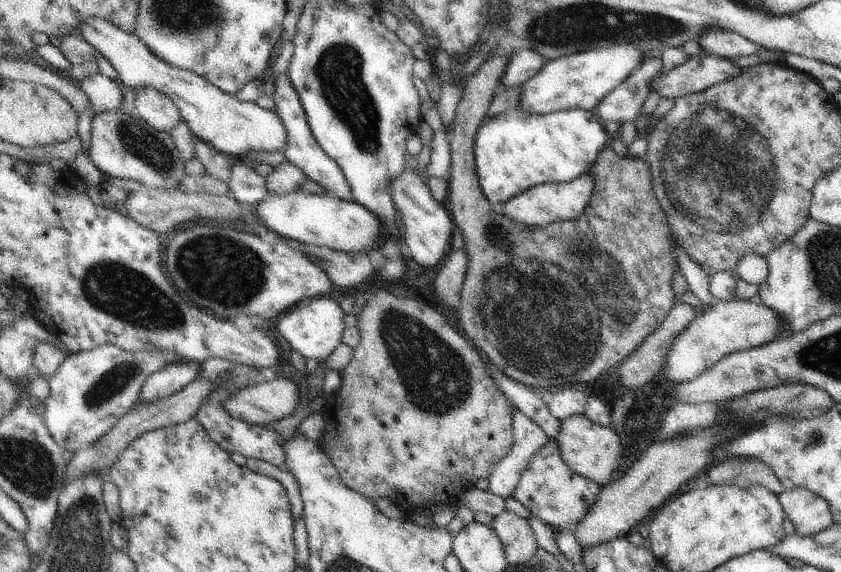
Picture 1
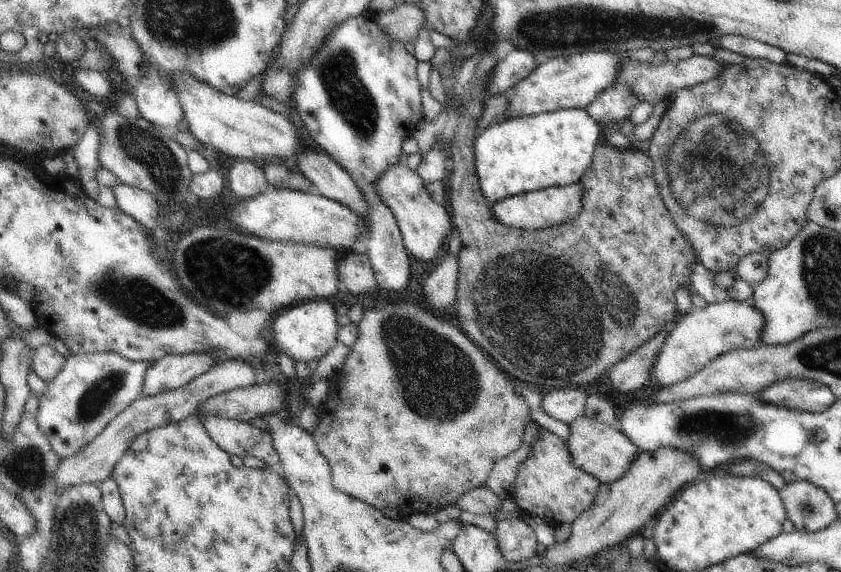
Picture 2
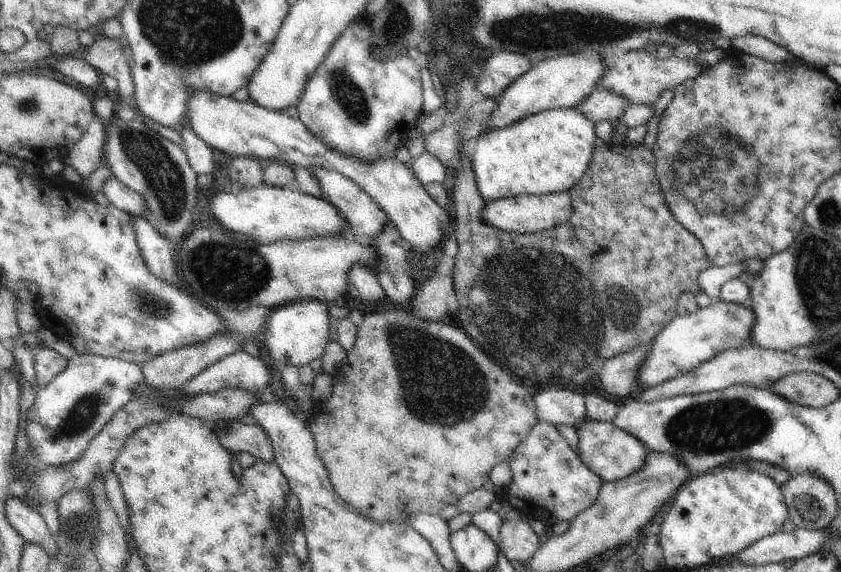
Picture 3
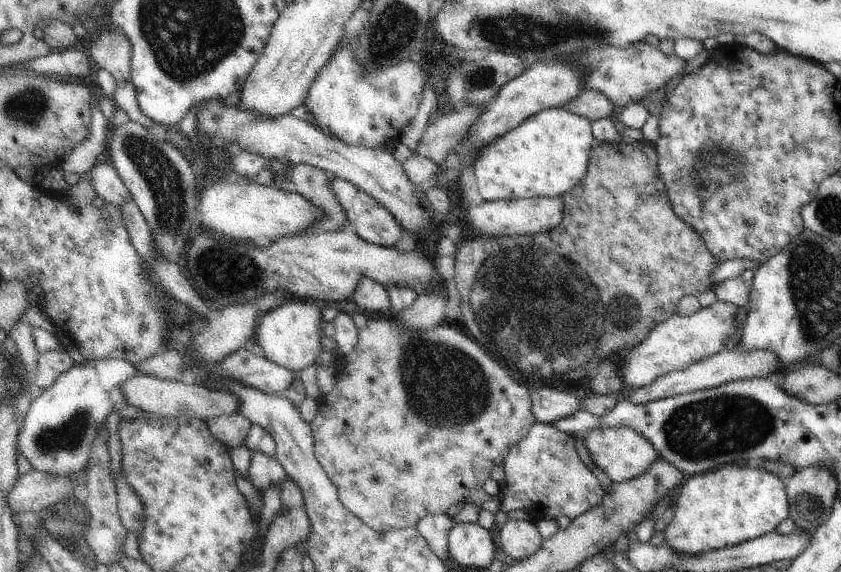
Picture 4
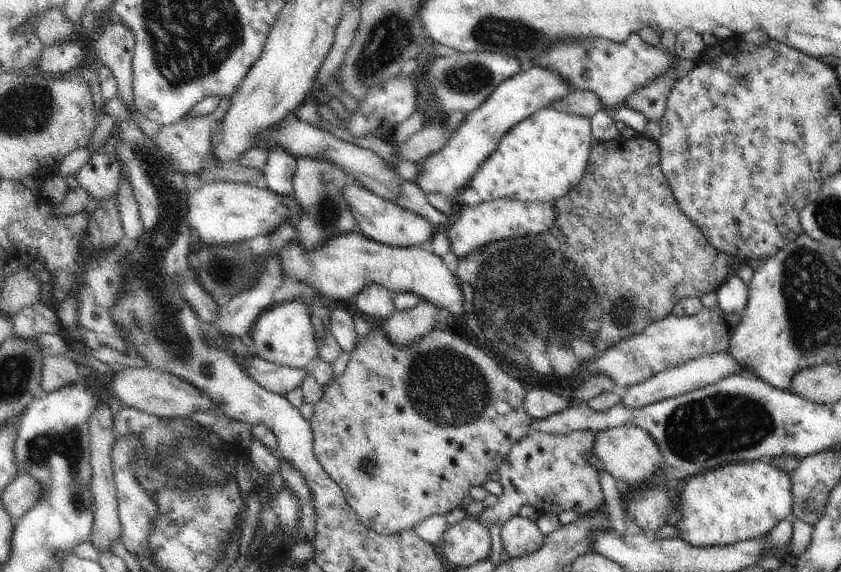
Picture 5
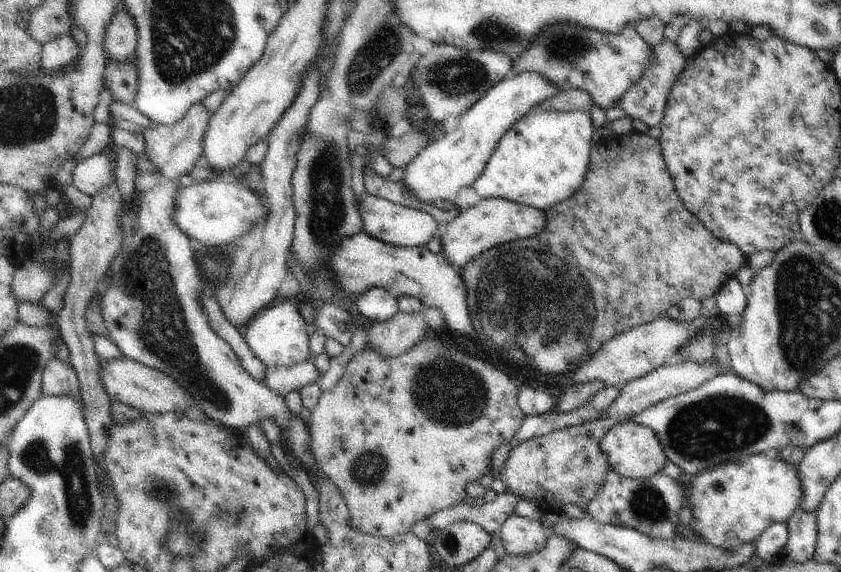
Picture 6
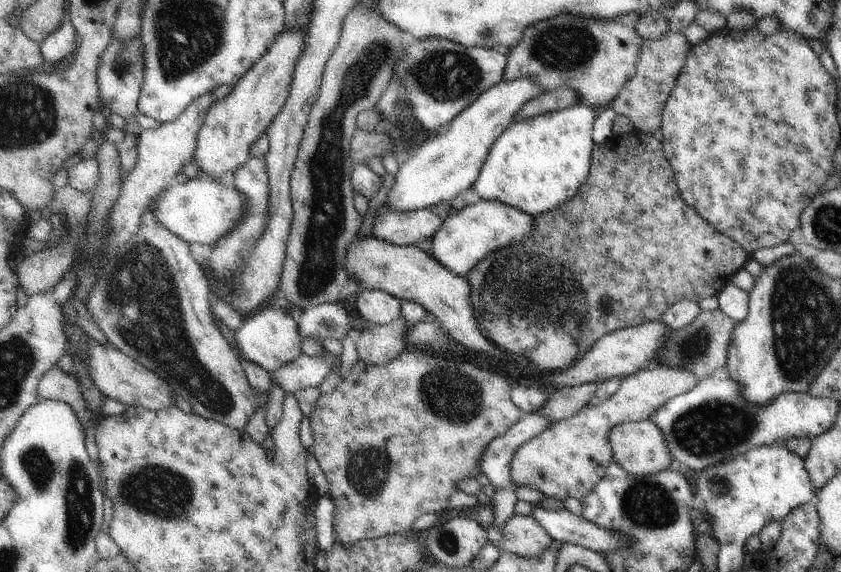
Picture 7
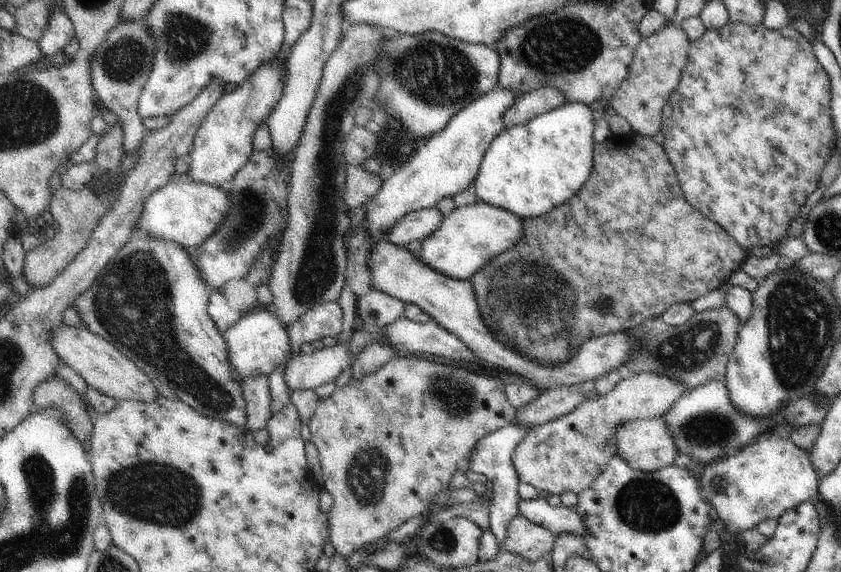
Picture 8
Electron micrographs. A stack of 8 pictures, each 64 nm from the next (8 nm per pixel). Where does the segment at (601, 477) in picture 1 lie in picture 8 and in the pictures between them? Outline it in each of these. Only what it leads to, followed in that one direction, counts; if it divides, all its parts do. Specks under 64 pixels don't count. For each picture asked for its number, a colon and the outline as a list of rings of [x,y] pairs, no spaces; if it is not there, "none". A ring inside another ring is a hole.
2: [[[583,416],[567,424],[567,428],[569,428],[569,436],[565,440],[565,446],[569,450],[571,464],[597,478],[601,484],[611,484],[619,480],[639,454],[639,448],[625,434],[621,434],[617,426],[607,426],[603,422],[595,422]]]
3: [[[585,420],[585,424],[575,428],[577,432],[577,456],[581,460],[581,464],[591,470],[593,474],[597,474],[603,484],[605,482],[617,482],[623,480],[625,476],[633,474],[635,470],[639,470],[645,464],[645,456],[649,454],[647,448],[633,438],[631,434],[623,432],[621,428],[609,424],[609,422],[599,422],[599,420]]]
4: [[[595,428],[587,432],[583,438],[589,458],[611,482],[623,482],[643,474],[649,468],[649,464],[659,456],[651,442],[631,428]]]
5: [[[621,426],[621,428],[611,428],[597,432],[593,438],[593,456],[597,456],[603,464],[603,468],[617,480],[617,484],[643,484],[653,476],[653,472],[663,466],[661,452],[649,432],[637,426]]]
6: [[[633,422],[613,424],[607,430],[607,434],[599,440],[599,452],[603,452],[603,456],[607,456],[609,470],[613,470],[619,476],[625,476],[629,480],[647,480],[647,478],[659,474],[663,470],[665,462],[669,462],[655,432],[651,428],[637,426]]]
7: [[[651,420],[619,424],[609,432],[607,442],[609,442],[611,452],[613,452],[611,462],[619,464],[625,472],[629,472],[633,476],[655,476],[655,474],[667,470],[669,464],[673,462],[673,456],[667,450],[667,444],[661,436],[661,430]]]
8: [[[663,416],[653,420],[633,420],[633,422],[621,424],[619,428],[615,428],[615,448],[617,448],[615,454],[621,456],[621,460],[625,460],[629,468],[637,472],[645,472],[645,474],[673,466],[673,460],[679,454],[675,450],[675,442],[665,426]]]

